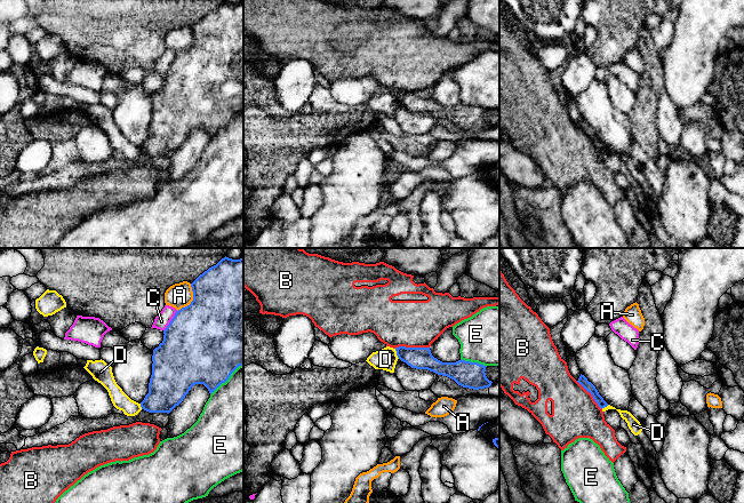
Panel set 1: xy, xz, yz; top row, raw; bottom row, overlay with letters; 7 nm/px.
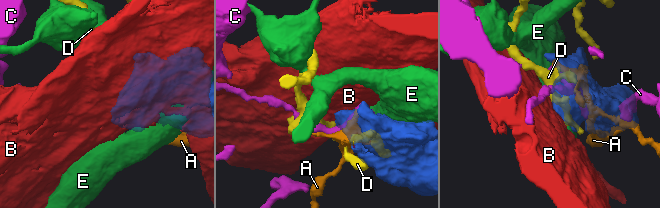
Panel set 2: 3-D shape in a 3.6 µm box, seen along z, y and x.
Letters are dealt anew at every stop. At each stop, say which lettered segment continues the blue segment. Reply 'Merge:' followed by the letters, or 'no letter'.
Merge: no letter

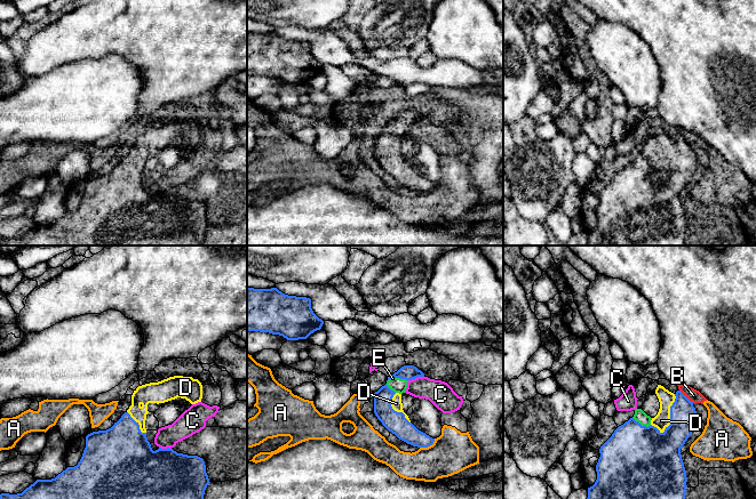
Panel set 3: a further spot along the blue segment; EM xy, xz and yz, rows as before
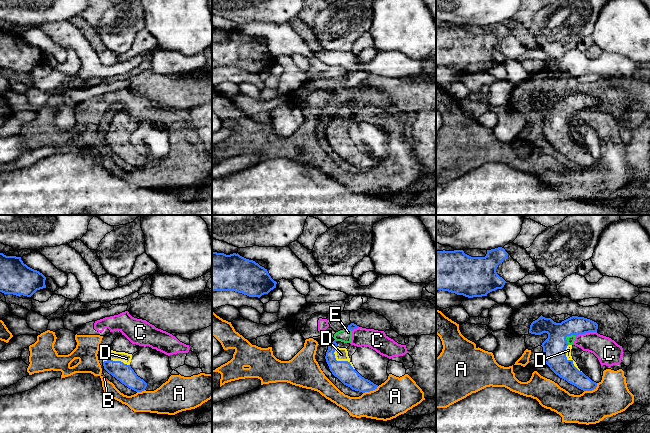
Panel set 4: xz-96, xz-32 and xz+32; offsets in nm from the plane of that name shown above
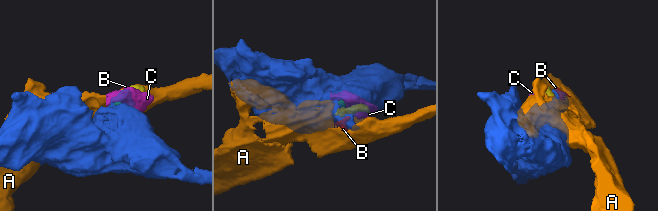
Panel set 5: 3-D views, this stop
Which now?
Merge: D, E

